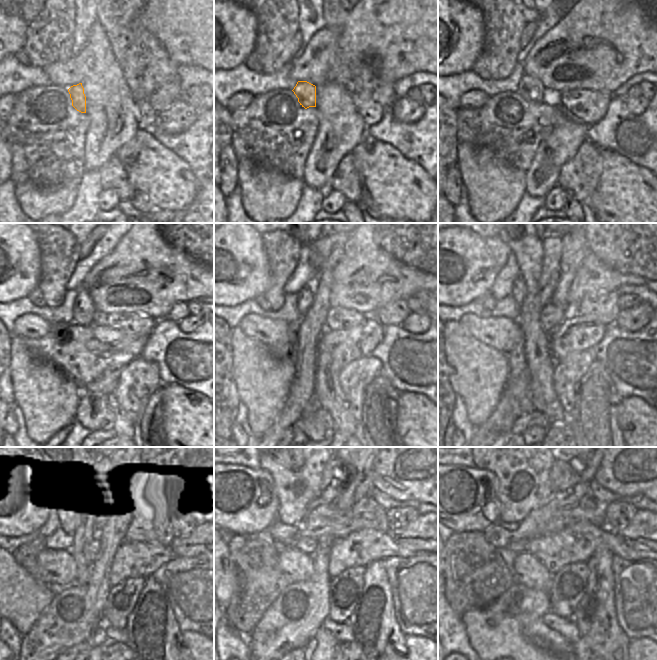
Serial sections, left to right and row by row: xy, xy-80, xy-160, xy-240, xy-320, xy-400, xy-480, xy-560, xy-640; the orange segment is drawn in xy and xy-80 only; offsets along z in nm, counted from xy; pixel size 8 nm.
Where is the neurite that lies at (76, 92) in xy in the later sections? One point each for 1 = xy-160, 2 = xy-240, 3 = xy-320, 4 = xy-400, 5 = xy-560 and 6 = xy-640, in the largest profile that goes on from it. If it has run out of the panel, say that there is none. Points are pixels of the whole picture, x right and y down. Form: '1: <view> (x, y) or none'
1: xy-160 (531, 89)
2: xy-240 (83, 310)
3: xy-320 (305, 296)
4: xy-400 (518, 292)
5: xy-560 (298, 490)
6: xy-640 (522, 467)

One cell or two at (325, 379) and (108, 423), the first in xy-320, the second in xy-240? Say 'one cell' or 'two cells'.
two cells

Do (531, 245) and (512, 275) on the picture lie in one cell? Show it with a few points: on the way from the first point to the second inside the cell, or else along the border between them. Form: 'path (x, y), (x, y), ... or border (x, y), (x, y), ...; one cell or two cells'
border (512, 252), (515, 256), (520, 276); two cells

